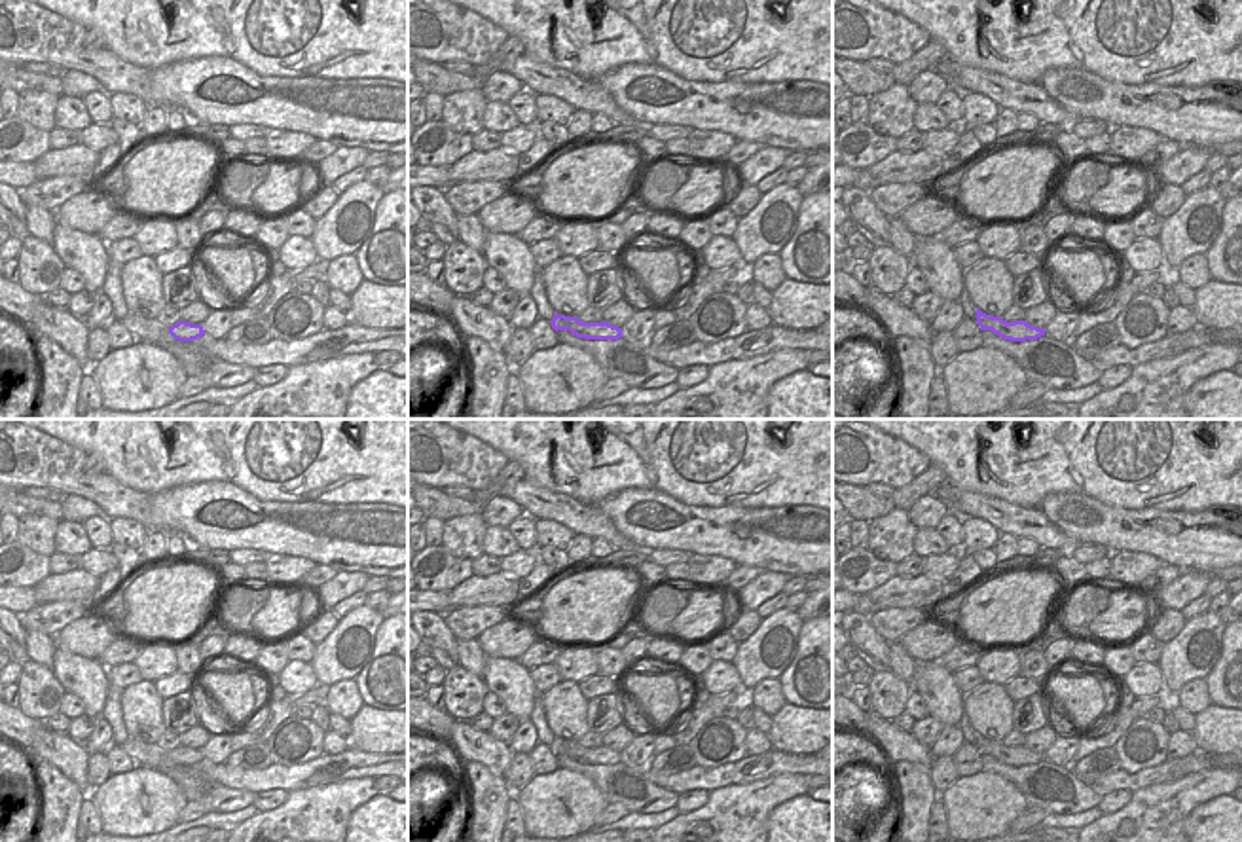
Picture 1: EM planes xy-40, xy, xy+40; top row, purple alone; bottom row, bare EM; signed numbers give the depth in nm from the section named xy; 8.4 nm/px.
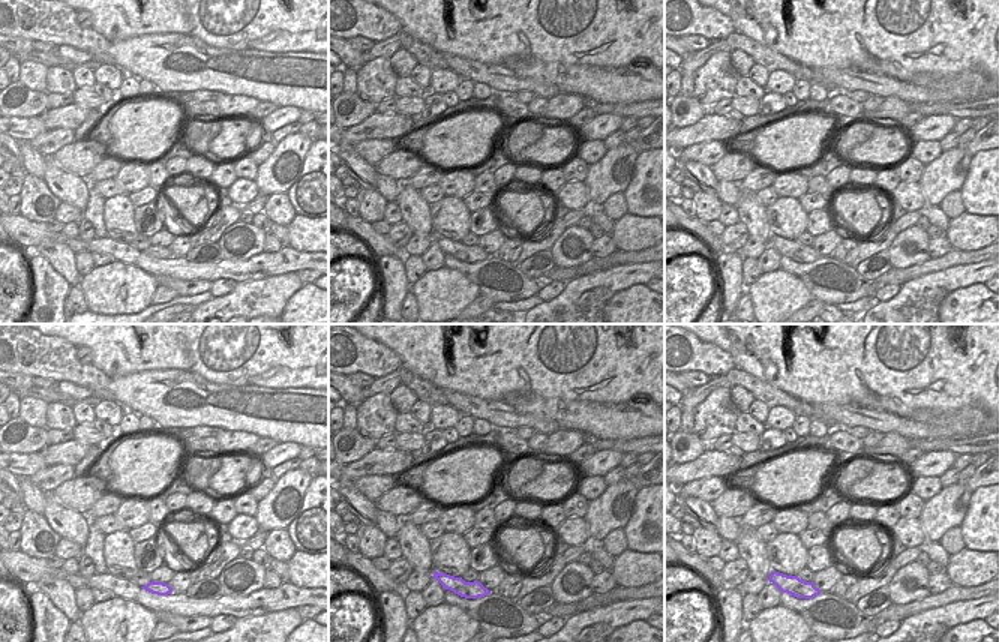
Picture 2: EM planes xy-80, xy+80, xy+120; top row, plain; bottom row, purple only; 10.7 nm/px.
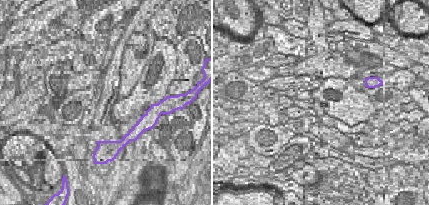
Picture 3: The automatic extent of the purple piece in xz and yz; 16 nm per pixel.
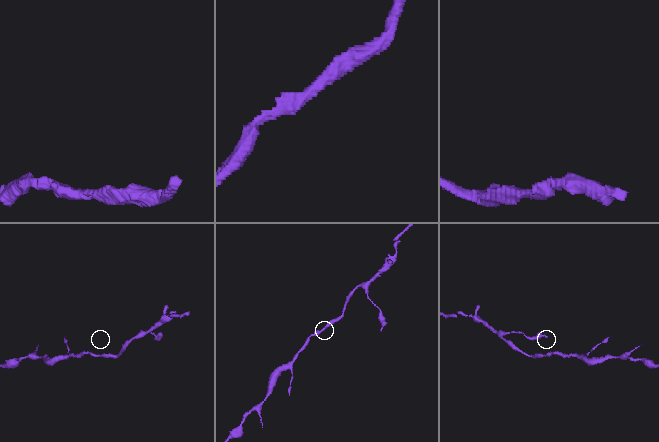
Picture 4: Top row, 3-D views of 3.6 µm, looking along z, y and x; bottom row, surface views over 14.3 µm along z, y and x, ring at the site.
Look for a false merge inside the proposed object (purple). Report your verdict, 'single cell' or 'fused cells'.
single cell

